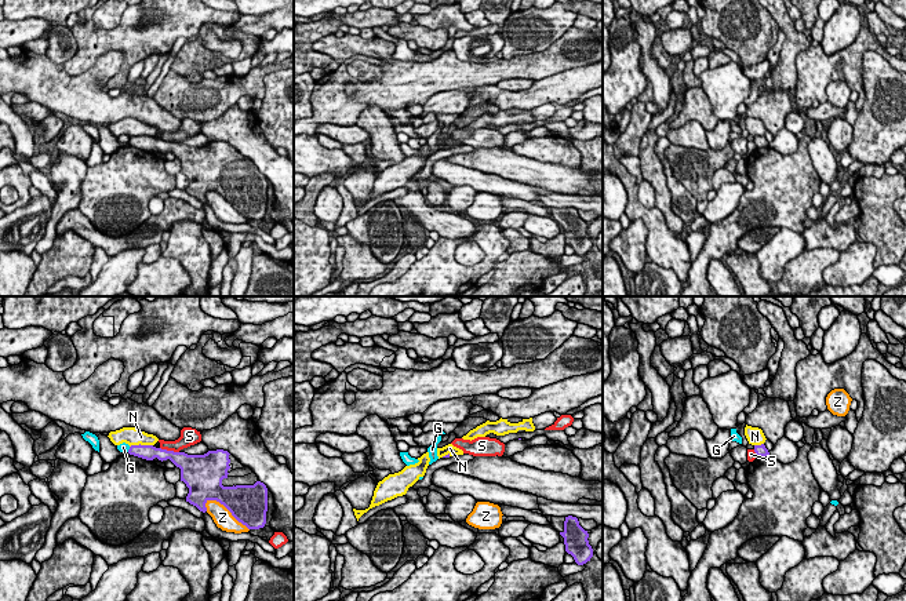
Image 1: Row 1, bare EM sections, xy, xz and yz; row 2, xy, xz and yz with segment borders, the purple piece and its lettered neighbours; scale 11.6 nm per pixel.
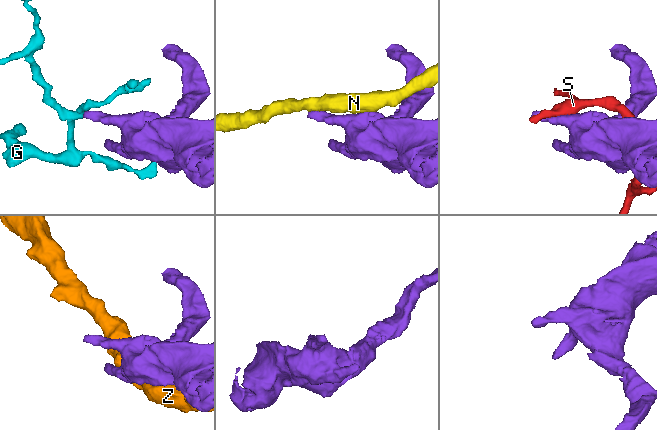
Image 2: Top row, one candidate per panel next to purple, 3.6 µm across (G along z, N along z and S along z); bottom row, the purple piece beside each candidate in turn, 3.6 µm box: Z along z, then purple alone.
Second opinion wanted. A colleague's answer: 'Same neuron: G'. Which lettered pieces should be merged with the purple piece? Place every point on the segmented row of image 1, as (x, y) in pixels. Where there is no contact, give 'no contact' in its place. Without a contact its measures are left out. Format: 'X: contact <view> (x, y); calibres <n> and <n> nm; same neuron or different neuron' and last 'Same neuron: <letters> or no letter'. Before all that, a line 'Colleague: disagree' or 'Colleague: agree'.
Colleague: disagree
G: contact xy (128, 450); calibres 180 and 100 nm; different neuron
N: contact xy (139, 444); calibres 180 and 220 nm; different neuron
S: contact xy (170, 451); calibres 200 and 170 nm; different neuron
Z: contact xy (228, 509); calibres 440 and 220 nm; different neuron
Same neuron: no letter

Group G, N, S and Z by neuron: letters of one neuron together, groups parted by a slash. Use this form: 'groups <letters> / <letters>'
groups G / N / S / Z

